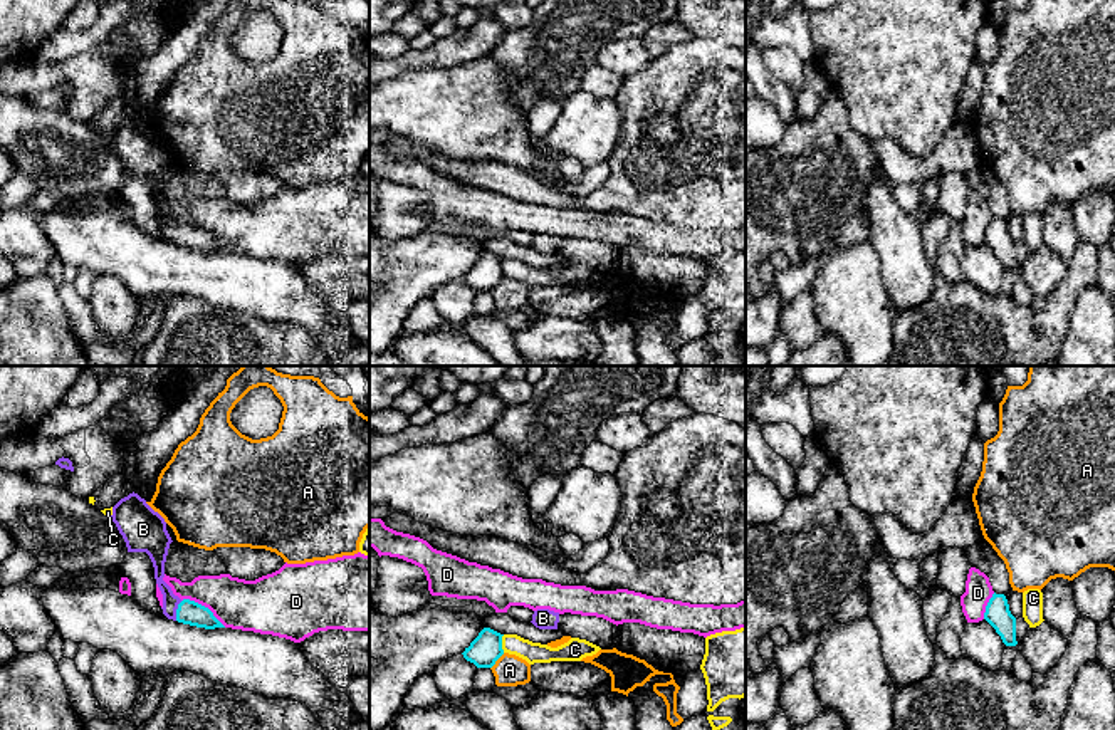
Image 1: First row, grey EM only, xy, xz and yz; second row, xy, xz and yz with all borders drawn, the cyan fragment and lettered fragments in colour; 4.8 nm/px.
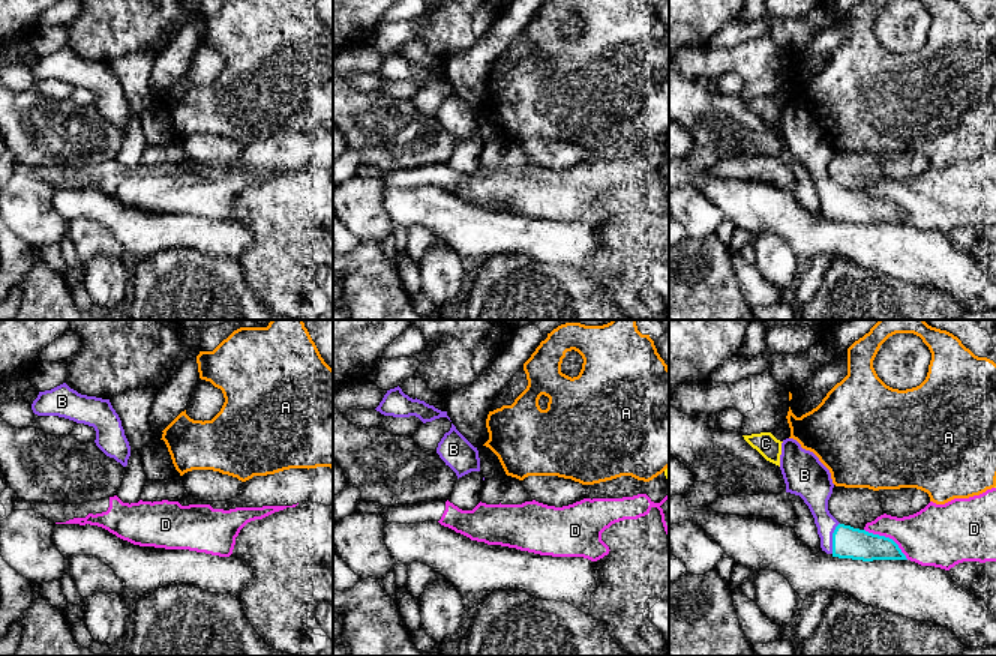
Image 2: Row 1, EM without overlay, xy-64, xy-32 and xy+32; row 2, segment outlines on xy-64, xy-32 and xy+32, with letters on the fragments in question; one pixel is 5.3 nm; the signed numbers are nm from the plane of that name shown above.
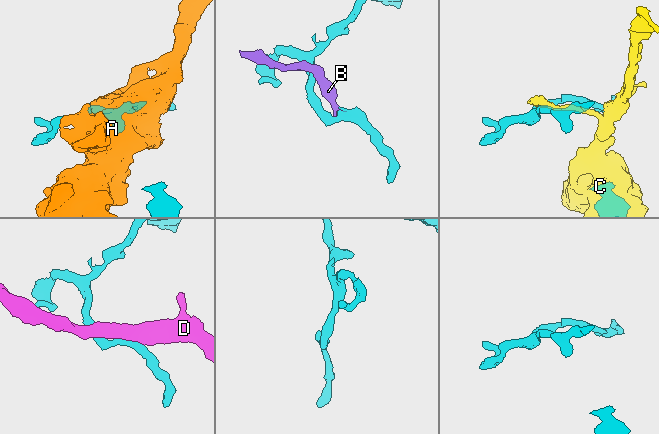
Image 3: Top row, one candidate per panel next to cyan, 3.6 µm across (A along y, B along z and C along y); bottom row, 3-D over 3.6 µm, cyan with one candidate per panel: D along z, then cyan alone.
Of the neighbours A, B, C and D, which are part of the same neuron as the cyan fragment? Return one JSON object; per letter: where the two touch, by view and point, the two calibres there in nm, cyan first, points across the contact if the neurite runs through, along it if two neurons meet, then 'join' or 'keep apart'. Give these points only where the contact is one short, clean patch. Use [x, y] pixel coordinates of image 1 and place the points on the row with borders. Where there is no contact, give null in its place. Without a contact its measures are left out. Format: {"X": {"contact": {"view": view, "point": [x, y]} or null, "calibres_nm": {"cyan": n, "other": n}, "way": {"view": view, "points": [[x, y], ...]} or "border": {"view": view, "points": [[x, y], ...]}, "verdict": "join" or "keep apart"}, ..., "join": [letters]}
{"A": {"contact": {"view": "xz", "point": [496, 660]}, "calibres_nm": {"cyan": 150, "other": 160}, "verdict": "keep apart"}, "B": {"contact": {"view": "xy", "point": [177, 611]}, "calibres_nm": {"cyan": 120, "other": 80}, "way": {"view": "xy", "points": [[192, 613], [177, 611], [170, 601]]}, "verdict": "join"}, "C": {"contact": {"view": "xz", "point": [501, 643]}, "calibres_nm": {"cyan": 150, "other": 100}, "verdict": "keep apart"}, "D": {"contact": {"view": "xy", "point": [204, 606]}, "calibres_nm": {"cyan": 120, "other": 240}, "verdict": "keep apart"}, "join": ["B"]}

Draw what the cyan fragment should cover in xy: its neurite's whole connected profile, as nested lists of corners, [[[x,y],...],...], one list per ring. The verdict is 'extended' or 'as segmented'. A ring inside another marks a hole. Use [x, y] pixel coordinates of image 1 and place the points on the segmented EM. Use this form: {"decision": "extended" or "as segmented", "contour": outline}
{"decision": "extended", "contour": [[[129,493],[113,507],[113,522],[123,535],[128,552],[146,552],[154,567],[154,579],[163,594],[163,614],[168,619],[205,628],[225,628],[213,613],[190,599],[180,599],[163,581],[165,562],[173,542],[165,519],[154,512],[138,493]]]}

